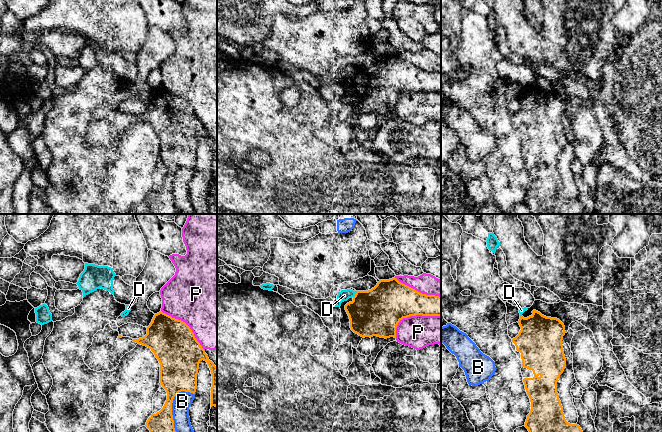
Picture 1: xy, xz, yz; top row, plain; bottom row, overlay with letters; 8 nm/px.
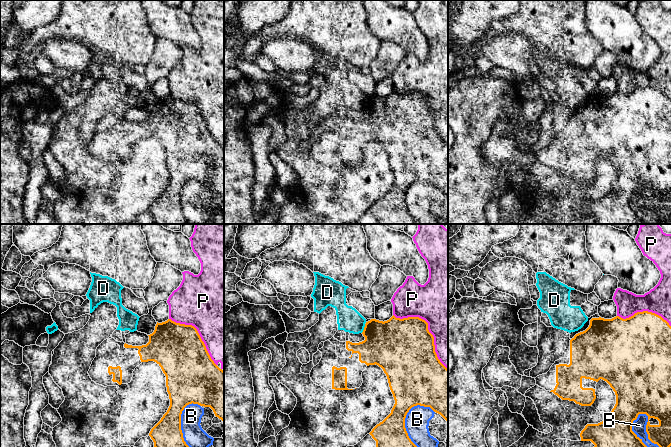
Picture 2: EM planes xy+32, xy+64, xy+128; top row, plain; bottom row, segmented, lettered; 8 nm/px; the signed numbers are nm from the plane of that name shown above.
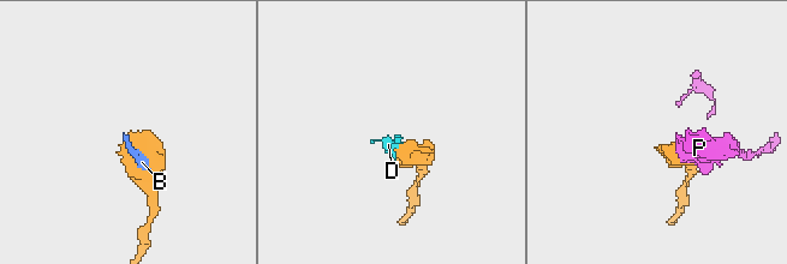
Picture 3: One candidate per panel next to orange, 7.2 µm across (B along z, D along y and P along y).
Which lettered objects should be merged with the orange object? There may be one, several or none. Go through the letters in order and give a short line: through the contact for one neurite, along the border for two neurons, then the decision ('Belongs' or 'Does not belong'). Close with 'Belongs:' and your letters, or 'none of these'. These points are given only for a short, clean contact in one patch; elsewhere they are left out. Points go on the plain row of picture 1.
B: Does not belong
D: Line: xz (357, 67), (353, 73). Does not belong
P: Does not belong
Belongs: none of these

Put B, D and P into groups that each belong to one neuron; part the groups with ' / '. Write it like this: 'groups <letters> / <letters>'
groups B / D / P

